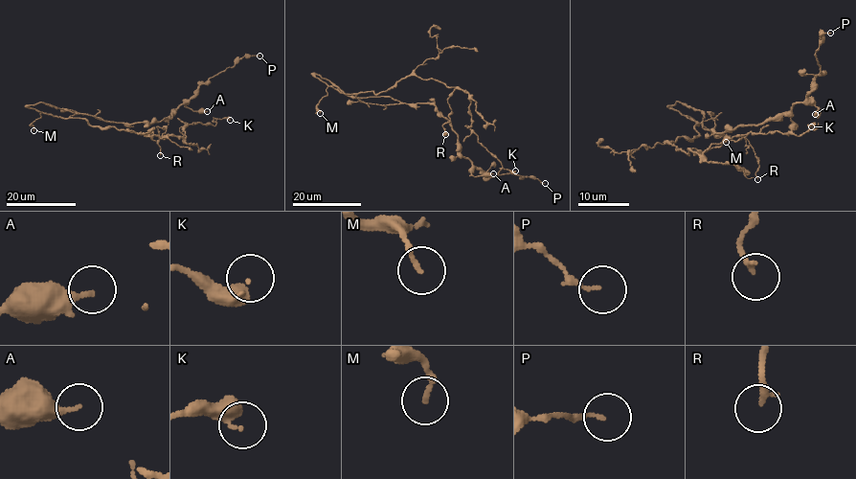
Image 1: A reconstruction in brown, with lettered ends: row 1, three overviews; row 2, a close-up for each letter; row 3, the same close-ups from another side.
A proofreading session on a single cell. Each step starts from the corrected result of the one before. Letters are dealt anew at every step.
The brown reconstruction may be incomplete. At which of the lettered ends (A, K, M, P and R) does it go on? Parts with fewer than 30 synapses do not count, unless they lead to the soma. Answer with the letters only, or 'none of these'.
none of these

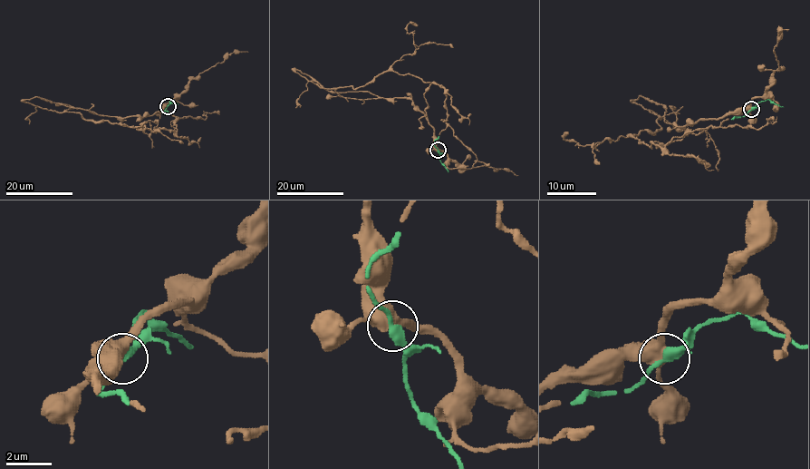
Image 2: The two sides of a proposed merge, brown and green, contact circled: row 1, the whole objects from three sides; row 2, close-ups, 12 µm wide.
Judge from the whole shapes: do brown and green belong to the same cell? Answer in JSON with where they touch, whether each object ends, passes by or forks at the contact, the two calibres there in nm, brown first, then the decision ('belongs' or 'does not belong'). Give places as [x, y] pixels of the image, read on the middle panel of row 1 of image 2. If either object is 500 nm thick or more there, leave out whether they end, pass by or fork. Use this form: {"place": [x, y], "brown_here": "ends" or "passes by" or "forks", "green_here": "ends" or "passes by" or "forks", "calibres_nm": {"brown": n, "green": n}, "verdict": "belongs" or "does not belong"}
{"place": [438, 150], "brown_here": "forks", "green_here": "passes by", "calibres_nm": {"brown": 420, "green": 360}, "verdict": "belongs"}

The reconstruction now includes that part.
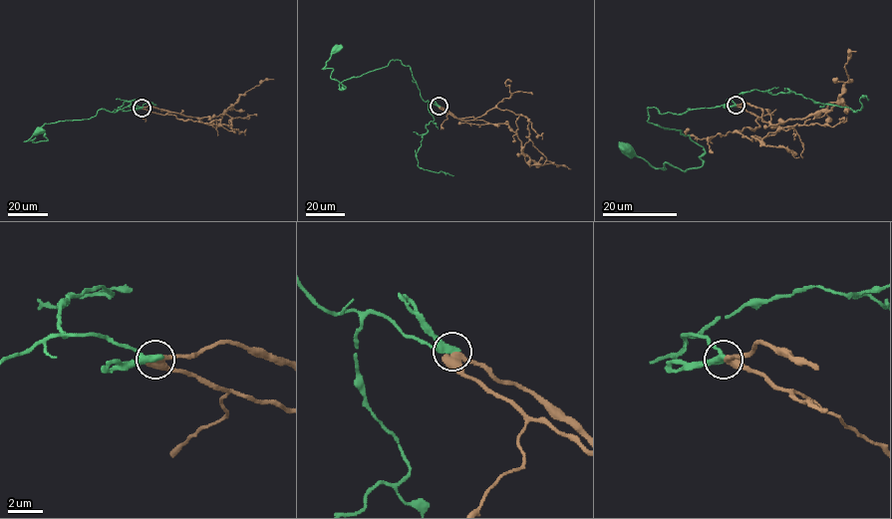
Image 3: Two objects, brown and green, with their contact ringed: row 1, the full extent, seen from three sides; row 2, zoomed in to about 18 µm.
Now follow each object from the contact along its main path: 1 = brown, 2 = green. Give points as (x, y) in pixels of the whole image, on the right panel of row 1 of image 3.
1: (736, 106), (761, 109), (769, 125), (818, 116), (849, 80), (844, 68), (856, 51)
2: (736, 106), (727, 100), (679, 115), (648, 108), (648, 122), (704, 148), (700, 166), (653, 167), (628, 149)

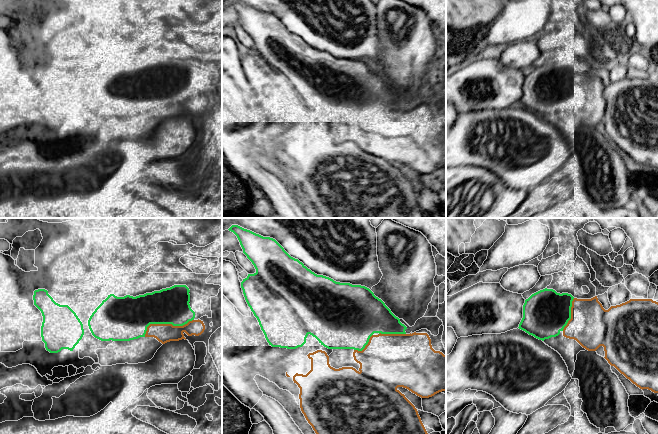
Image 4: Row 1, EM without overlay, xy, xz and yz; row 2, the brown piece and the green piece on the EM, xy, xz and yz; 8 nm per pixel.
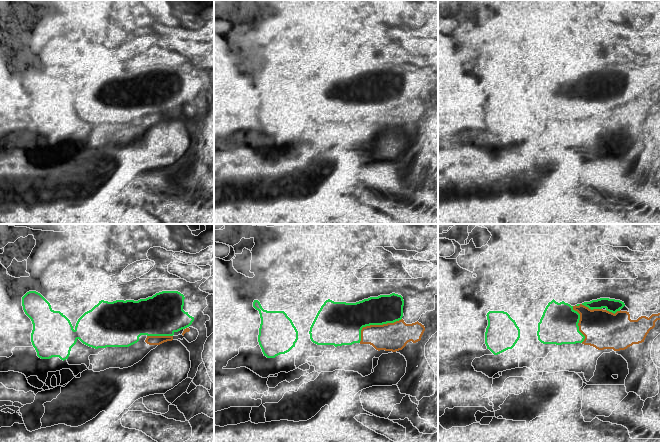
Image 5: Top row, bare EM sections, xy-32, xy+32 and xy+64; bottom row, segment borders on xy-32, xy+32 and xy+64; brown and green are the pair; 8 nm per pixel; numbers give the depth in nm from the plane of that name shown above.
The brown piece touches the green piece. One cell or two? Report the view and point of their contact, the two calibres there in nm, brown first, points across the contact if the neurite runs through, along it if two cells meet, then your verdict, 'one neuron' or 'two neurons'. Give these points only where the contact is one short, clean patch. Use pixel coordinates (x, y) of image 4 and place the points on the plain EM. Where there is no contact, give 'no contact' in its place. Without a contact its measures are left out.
meets brown in xy at (165, 100); 150 nm thick on the brown side, 280 nm on the other; one neuron

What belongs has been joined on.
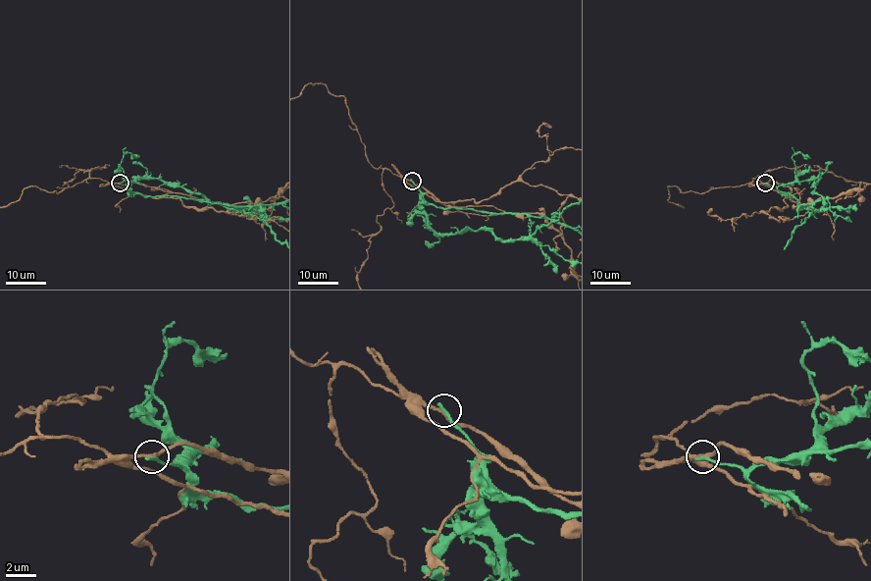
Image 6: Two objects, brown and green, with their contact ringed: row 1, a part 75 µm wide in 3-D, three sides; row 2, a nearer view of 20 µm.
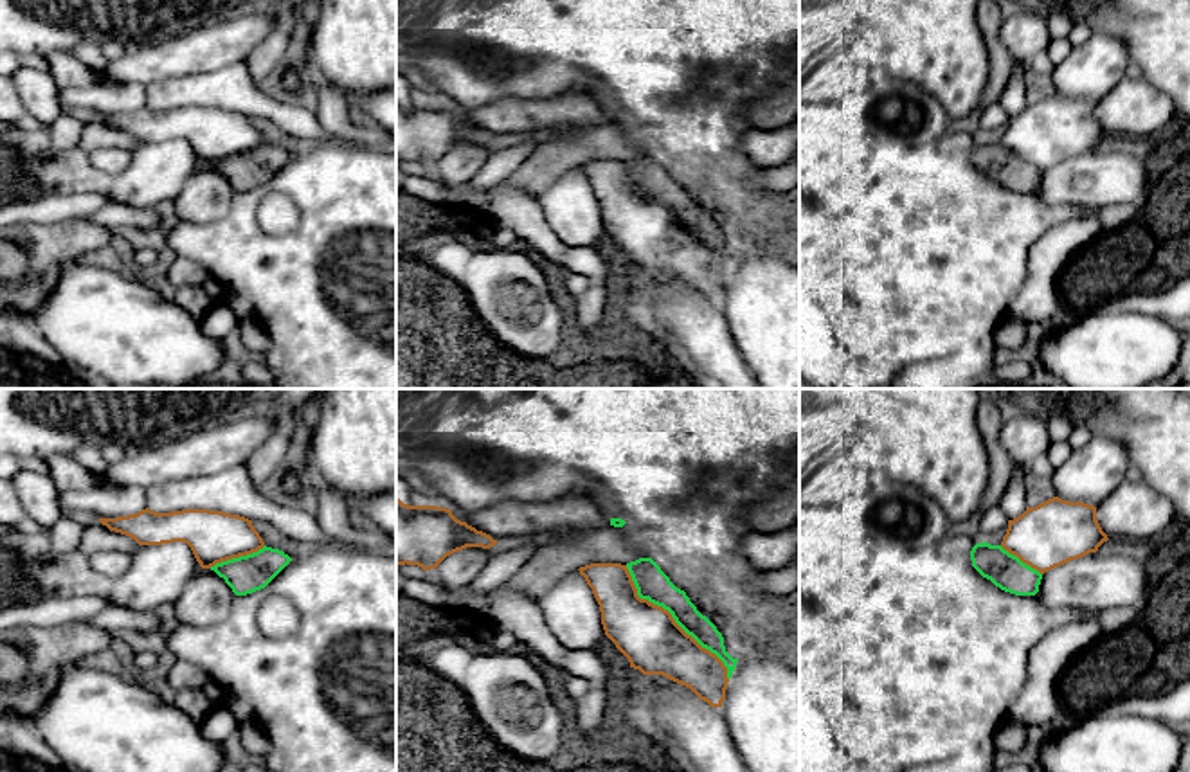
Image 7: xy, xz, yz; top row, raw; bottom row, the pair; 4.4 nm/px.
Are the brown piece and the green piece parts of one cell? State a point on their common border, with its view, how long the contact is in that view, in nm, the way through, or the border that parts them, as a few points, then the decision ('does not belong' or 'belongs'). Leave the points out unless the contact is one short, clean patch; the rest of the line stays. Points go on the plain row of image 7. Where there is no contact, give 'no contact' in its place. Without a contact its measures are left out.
meets brown in xz at (674, 216); contact 700 nm long; does not belong

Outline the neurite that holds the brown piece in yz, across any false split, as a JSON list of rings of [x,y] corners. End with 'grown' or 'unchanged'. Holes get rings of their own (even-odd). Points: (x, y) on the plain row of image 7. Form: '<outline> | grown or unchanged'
[[[1053,94],[1008,117],[1001,144],[1044,171],[1096,149],[1107,137],[1095,103]]] | unchanged

